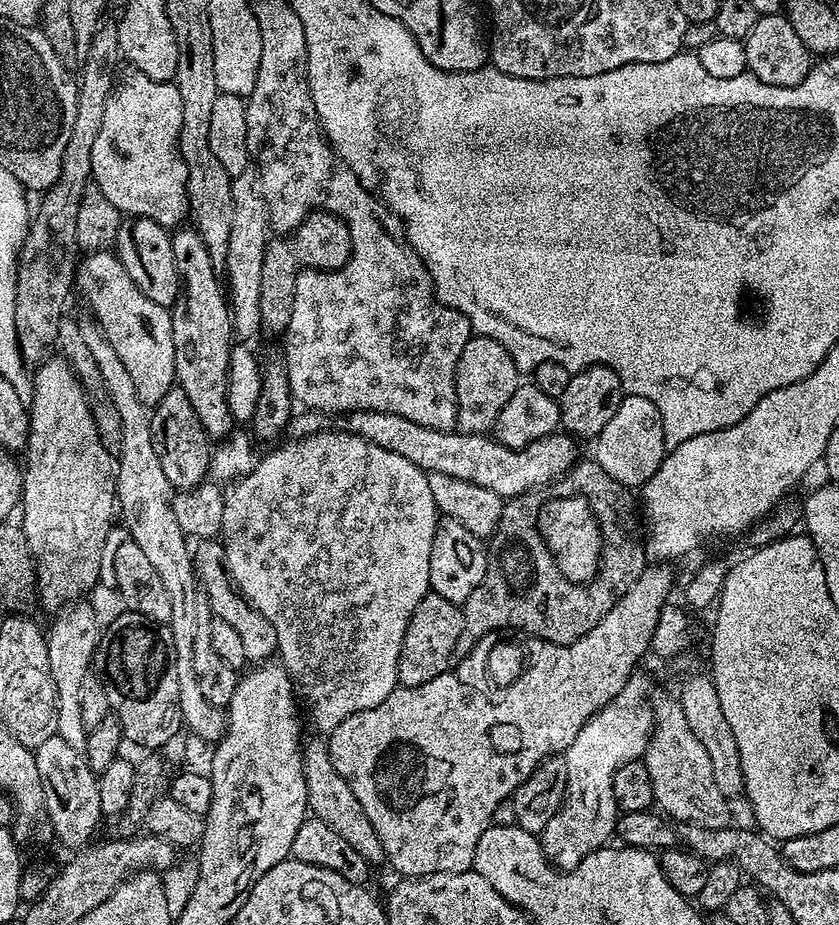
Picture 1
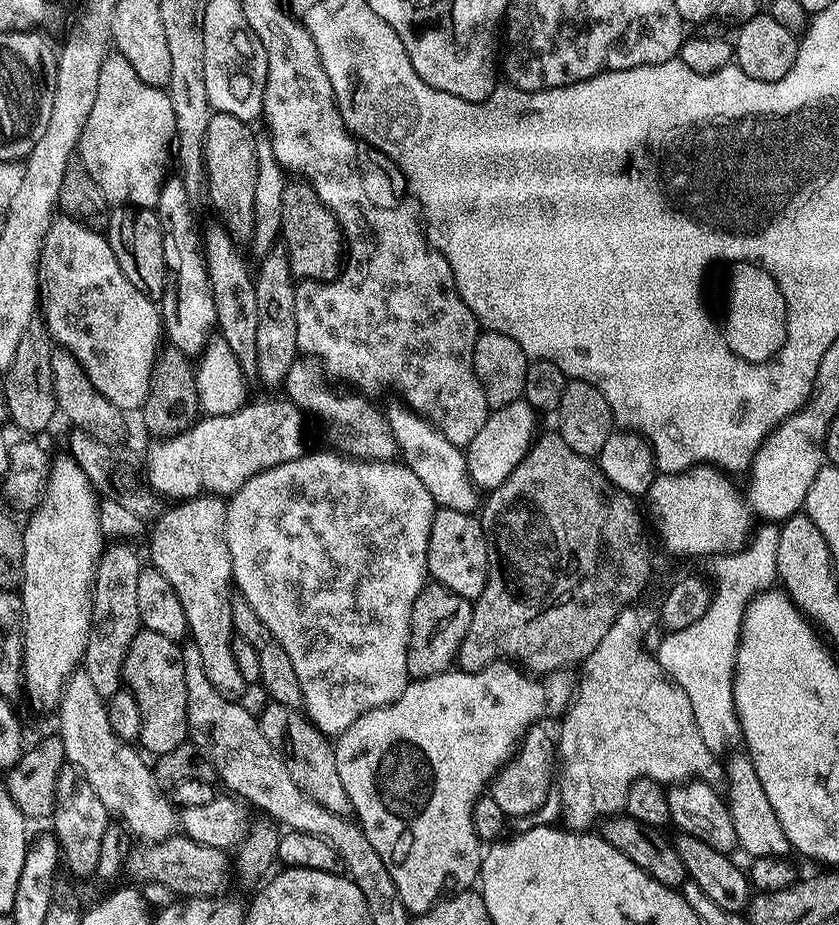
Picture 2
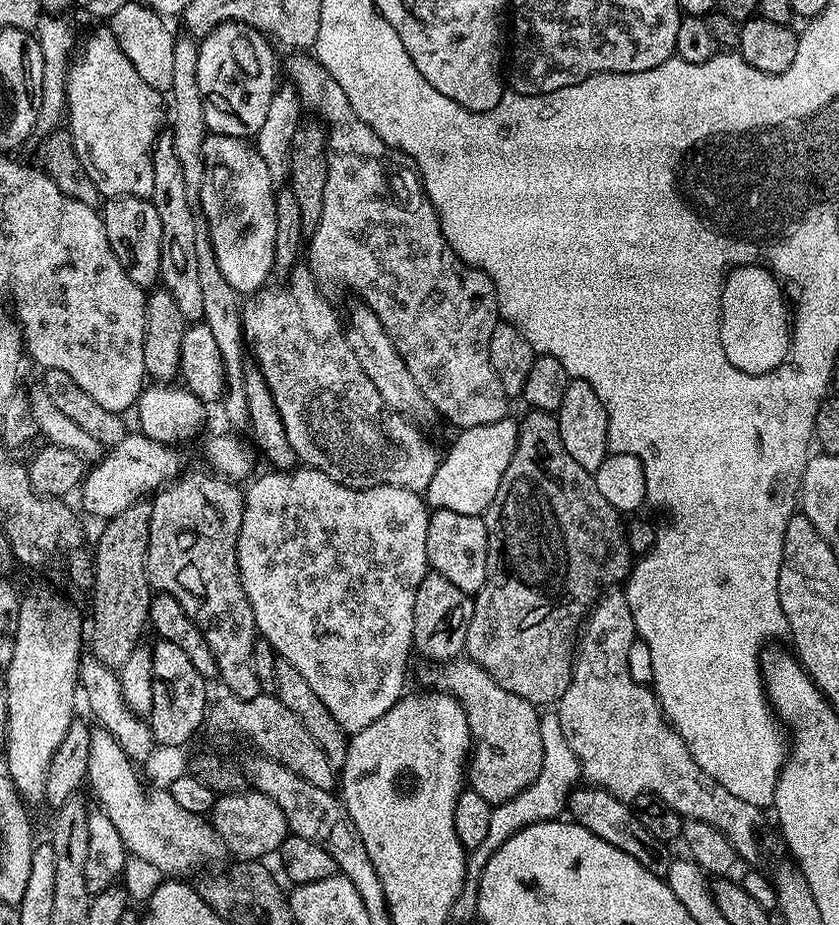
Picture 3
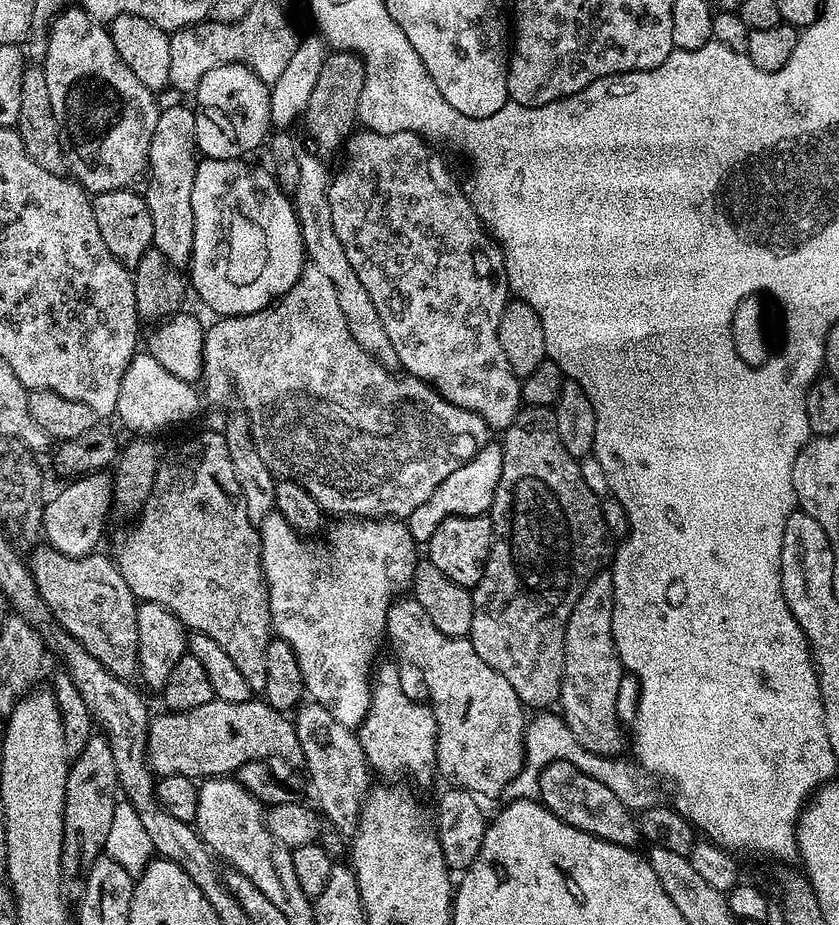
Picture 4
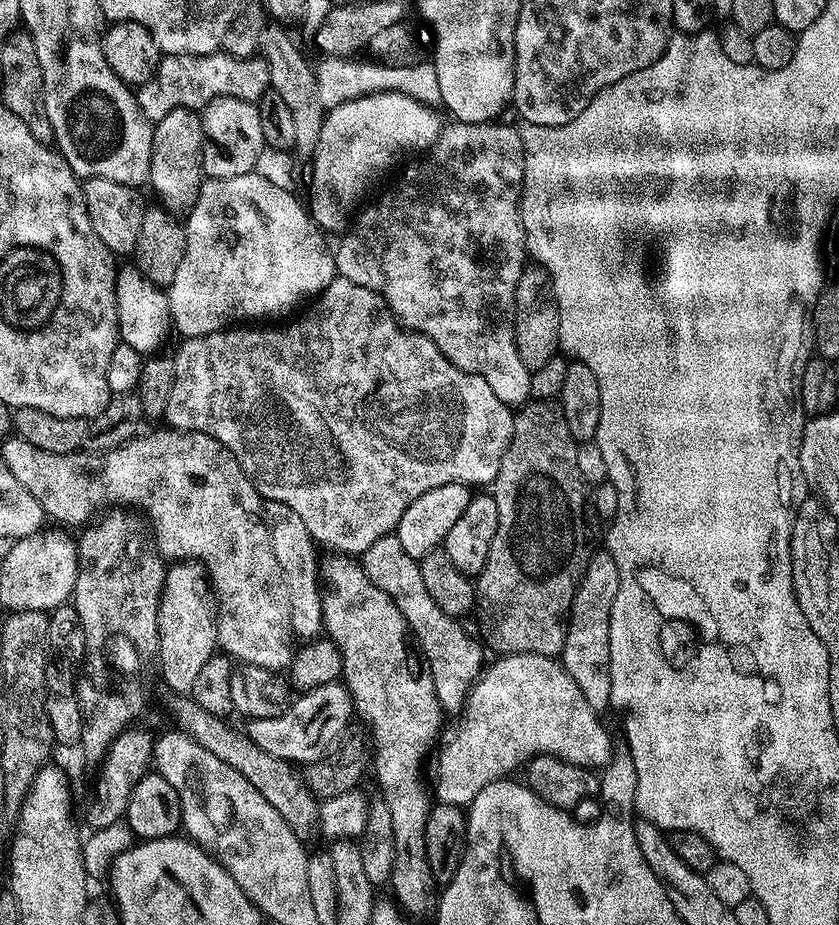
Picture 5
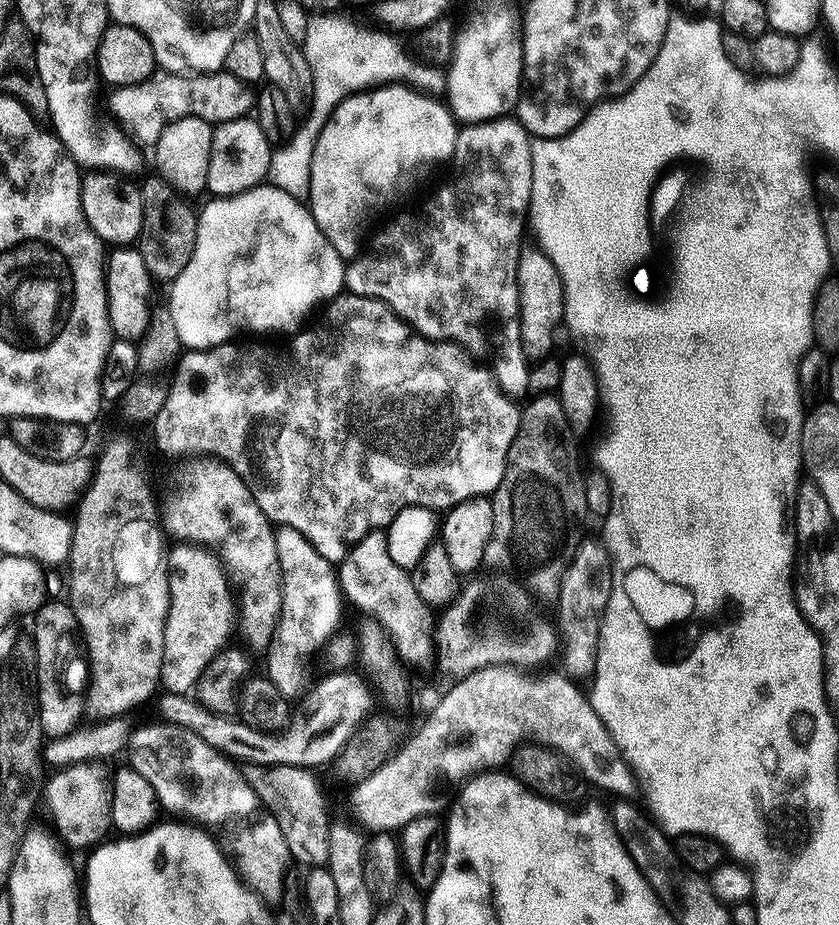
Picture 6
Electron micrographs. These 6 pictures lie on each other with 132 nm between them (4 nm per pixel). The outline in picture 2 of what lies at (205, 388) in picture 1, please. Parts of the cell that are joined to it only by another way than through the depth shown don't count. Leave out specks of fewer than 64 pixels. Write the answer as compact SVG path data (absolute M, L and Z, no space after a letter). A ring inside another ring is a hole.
M172 174L164 182L154 211L162 226L162 246L168 267L168 285L164 288L162 301L162 332L171 347L182 350L182 354L186 354L189 358L196 358L203 353L204 348L213 339L217 326L214 294L210 290L208 267L204 261L202 228L201 225L196 225L196 212L192 209L192 204L194 204L194 197L186 190L184 181L180 179L179 175Z

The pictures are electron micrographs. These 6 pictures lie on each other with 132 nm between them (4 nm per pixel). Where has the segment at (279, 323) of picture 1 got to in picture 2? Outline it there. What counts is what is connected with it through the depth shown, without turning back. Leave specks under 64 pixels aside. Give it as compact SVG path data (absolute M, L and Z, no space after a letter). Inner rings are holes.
M288 182L282 190L282 244L286 249L288 266L297 281L318 280L327 282L335 280L342 271L342 261L346 256L346 237L340 227L340 219L336 217L318 198L318 194L307 182Z

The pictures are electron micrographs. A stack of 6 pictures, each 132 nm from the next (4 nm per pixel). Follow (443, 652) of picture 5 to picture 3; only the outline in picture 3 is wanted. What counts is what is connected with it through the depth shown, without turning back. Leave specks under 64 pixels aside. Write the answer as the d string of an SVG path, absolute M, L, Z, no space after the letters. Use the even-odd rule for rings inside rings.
M457 658L435 666L424 666L420 672L423 687L447 692L456 699L466 714L473 745L466 764L469 789L492 805L498 805L522 793L538 778L542 770L543 750L540 727L541 713L537 705L518 698L510 690L498 686L482 666L467 658Z

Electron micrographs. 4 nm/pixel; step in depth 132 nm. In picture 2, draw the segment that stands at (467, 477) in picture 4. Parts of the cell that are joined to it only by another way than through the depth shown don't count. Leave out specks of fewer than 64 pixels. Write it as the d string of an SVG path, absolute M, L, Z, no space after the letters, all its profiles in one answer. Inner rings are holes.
M523 398L489 411L486 426L478 430L474 442L470 442L466 449L468 473L472 475L472 481L477 489L497 488L512 473L514 466L518 466L518 462L526 458L538 435L536 419L538 419L536 409Z

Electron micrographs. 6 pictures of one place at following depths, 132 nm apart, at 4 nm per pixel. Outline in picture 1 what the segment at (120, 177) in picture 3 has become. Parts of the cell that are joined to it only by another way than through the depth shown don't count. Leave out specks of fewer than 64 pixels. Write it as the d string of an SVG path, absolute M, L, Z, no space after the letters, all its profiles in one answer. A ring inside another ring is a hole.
M135 70L129 73L113 83L106 98L102 130L94 138L92 180L121 214L145 216L172 230L189 215L186 162L180 153L182 94L175 83L146 78Z

